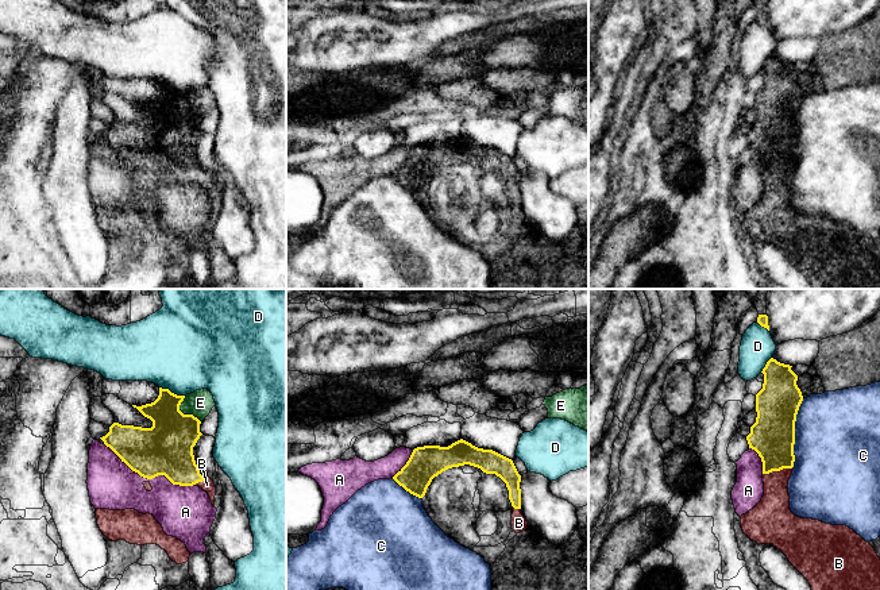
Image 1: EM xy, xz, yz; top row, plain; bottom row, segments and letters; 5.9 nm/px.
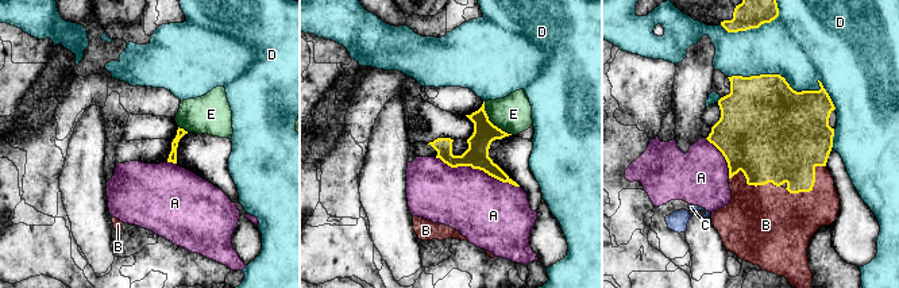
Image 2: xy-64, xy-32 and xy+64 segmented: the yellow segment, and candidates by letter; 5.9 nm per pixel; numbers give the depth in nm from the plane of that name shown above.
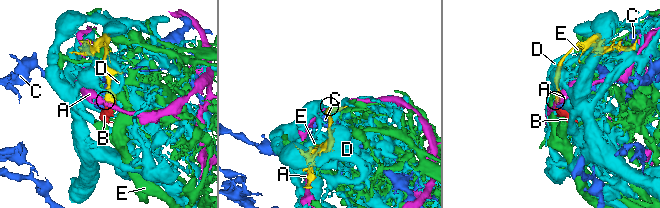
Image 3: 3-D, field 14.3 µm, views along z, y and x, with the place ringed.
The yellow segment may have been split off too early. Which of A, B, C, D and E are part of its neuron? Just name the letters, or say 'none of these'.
B

